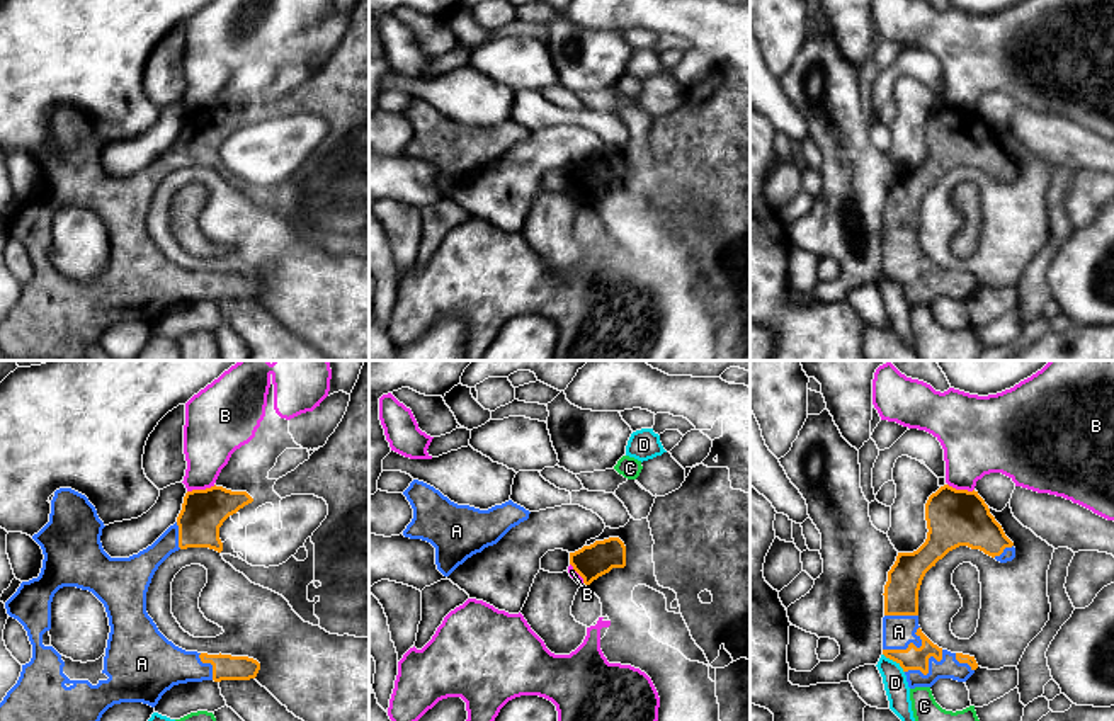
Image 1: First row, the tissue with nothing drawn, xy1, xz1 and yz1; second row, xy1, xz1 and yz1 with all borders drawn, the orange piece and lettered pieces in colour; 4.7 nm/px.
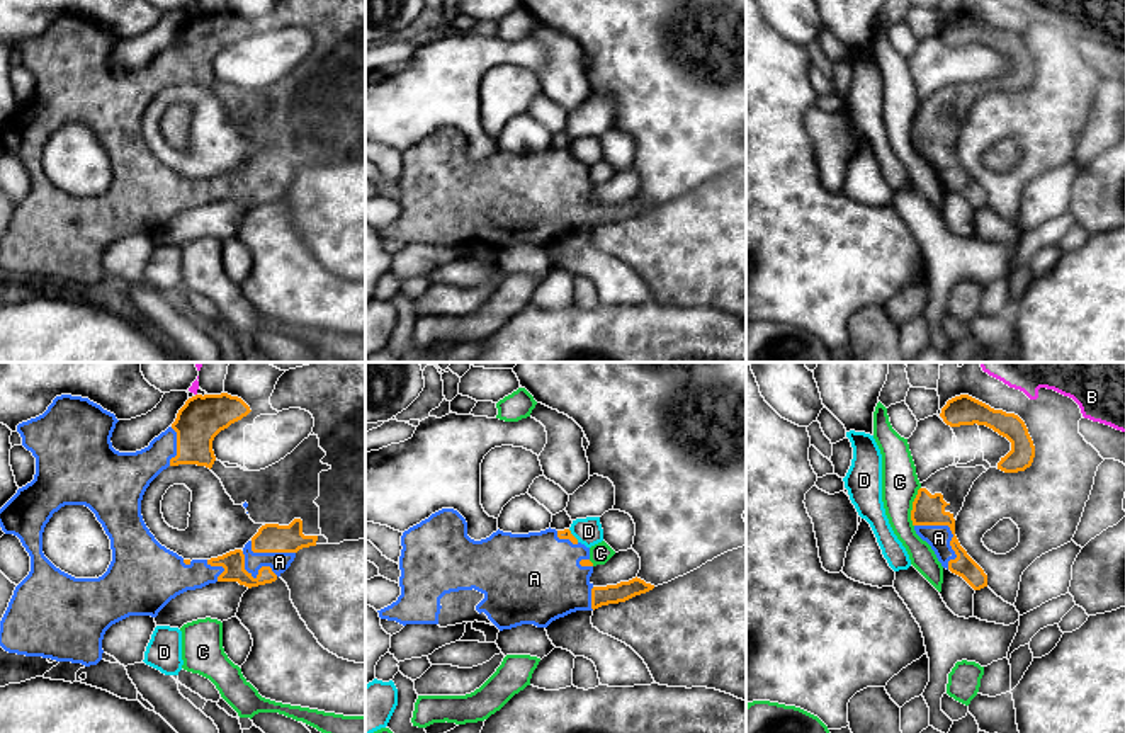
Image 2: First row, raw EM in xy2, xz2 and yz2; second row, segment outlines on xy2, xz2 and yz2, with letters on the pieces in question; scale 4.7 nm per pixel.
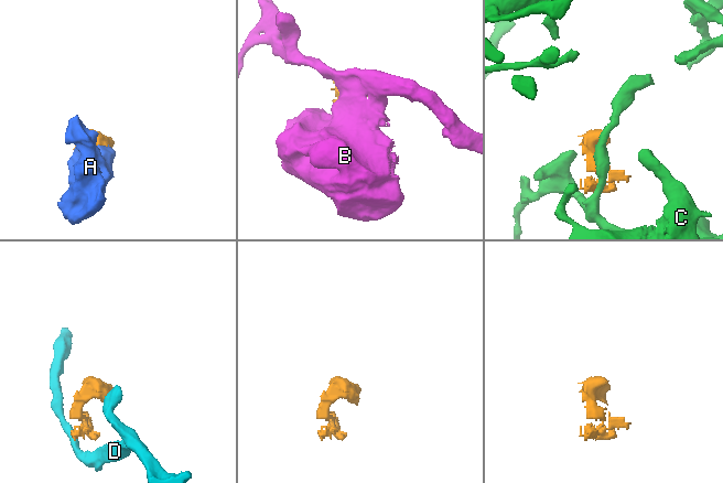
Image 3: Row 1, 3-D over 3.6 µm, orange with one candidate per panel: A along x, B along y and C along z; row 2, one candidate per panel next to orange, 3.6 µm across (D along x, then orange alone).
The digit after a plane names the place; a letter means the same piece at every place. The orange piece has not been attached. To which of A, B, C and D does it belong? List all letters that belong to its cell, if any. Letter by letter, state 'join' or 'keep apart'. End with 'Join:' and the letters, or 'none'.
A: keep apart
B: keep apart
C: keep apart
D: keep apart
Join: none

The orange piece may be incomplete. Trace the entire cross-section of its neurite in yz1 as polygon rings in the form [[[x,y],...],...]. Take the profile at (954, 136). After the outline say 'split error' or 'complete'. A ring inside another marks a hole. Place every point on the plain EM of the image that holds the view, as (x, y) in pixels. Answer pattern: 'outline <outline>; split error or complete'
outline [[[941,105],[925,122],[927,158],[913,172],[898,172],[884,204],[884,235],[918,235],[925,192],[949,170],[968,165],[995,177],[1014,162],[978,111]]]; complete

